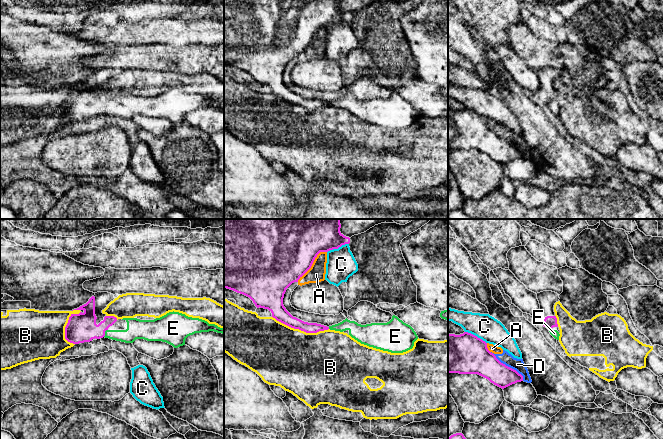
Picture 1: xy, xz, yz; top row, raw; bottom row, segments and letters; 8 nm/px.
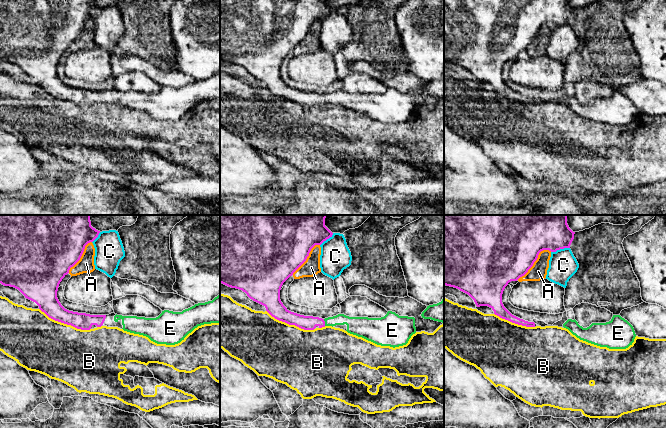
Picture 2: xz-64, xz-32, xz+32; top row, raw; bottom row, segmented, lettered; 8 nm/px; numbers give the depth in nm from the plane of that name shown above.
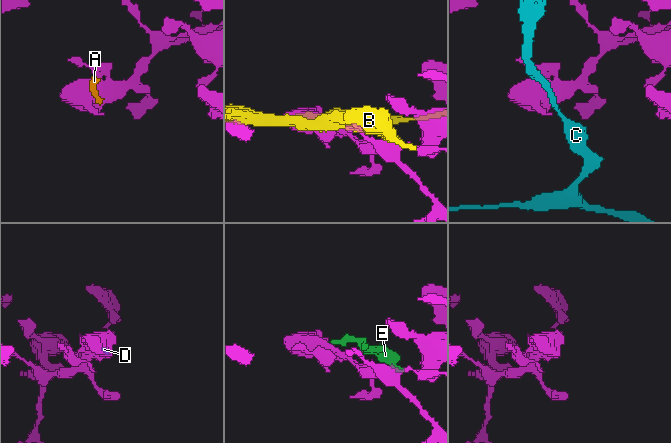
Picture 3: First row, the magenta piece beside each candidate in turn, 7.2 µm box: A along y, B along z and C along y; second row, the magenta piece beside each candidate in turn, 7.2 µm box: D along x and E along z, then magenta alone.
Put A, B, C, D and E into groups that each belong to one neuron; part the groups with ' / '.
A D / B / C / E

